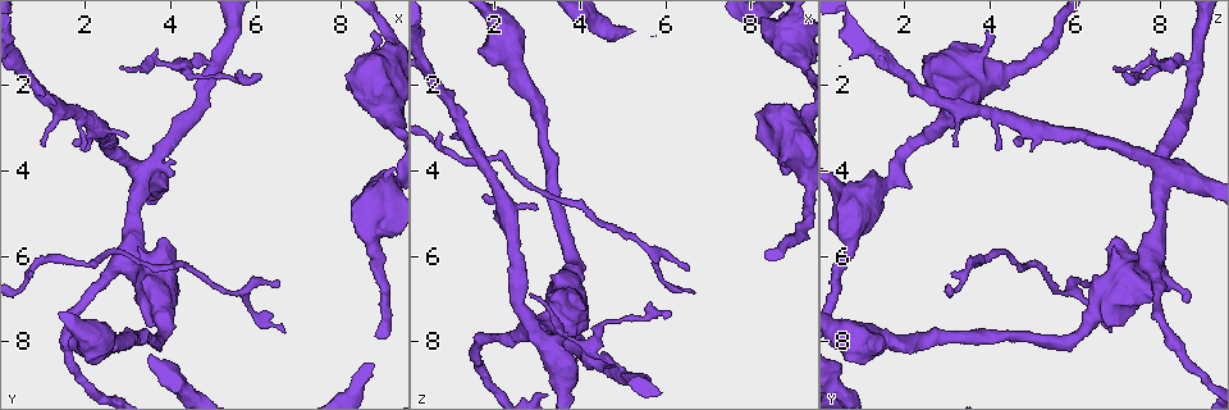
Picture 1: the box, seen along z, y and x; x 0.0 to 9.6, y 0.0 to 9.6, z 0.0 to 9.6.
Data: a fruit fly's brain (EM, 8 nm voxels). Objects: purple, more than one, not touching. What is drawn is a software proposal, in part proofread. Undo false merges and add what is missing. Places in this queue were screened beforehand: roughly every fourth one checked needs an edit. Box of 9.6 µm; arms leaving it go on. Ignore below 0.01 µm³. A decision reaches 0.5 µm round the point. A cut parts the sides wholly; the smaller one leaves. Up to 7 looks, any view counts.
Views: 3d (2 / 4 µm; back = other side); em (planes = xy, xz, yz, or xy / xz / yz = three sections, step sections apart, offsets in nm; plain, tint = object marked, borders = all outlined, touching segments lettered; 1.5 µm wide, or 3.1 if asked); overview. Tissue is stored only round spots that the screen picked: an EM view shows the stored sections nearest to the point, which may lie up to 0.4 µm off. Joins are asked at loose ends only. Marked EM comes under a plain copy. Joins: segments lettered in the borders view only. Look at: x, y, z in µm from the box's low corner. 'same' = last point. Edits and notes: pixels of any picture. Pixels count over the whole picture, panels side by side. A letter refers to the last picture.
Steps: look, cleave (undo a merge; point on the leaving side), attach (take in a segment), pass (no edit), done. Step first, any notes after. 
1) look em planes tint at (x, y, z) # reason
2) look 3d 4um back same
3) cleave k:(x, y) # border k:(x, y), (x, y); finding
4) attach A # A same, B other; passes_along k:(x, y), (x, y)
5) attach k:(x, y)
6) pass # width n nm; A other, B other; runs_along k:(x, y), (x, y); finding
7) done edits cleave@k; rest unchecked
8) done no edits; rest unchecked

look em planes borders at (3.95, 4.20, 7.90) # free end

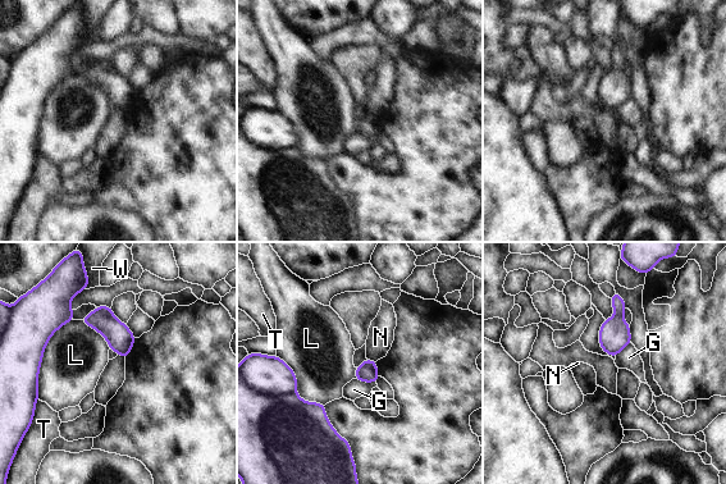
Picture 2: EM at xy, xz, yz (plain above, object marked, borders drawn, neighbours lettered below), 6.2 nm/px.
cleave 2:(282, 435) # G other, L other, N other, T other, W other; border 2:(295, 392), (278, 397); two neurons meet here

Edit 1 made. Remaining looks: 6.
look overview

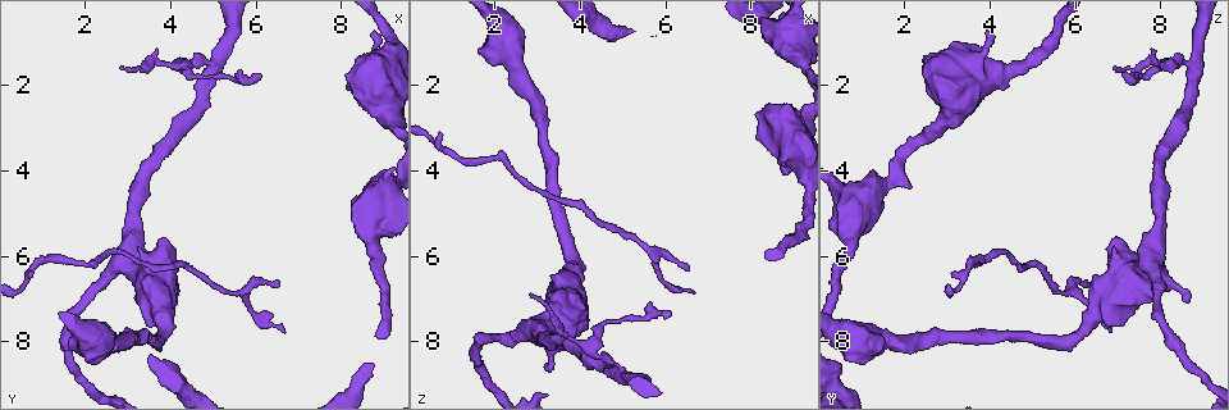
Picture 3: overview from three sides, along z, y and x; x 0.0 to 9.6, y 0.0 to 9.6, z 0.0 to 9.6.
look em xy step 4 borders at (6.60, 6.70, 6.30) # free end

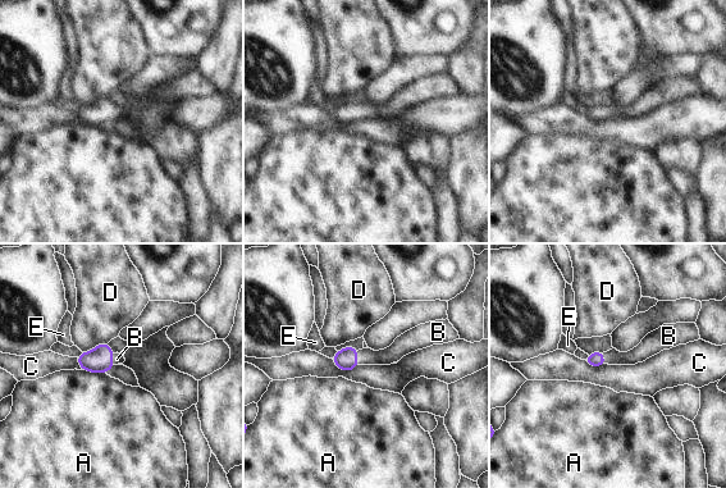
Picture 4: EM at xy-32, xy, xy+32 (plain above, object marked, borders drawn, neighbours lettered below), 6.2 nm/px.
attach B # A other, B same, C other, D other, E other; passes_along 4:(346, 359), (356, 357), (395, 352); it goes on there

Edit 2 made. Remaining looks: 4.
done edits cleave@2, attach@4; rest unchecked

